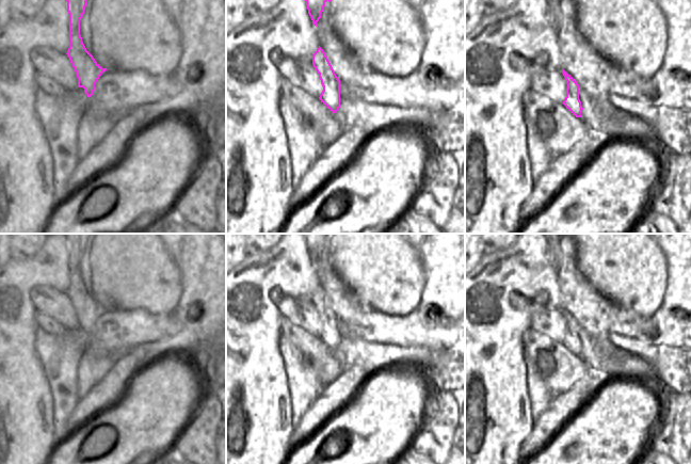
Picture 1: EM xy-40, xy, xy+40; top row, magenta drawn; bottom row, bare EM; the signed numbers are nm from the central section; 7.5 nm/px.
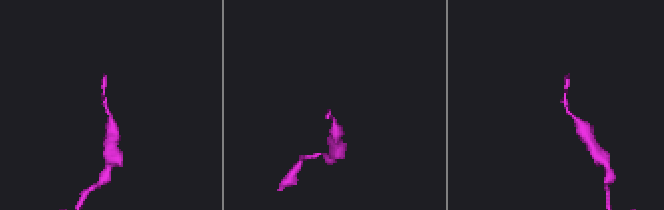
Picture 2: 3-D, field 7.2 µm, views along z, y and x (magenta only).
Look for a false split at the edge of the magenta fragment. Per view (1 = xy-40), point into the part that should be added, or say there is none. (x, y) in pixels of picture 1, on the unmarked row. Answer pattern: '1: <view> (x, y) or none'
1: none

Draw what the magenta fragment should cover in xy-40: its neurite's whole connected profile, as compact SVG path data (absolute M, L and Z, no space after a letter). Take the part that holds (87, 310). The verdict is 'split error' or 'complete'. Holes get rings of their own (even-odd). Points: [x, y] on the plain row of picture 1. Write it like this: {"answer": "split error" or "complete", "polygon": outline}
{"answer": "complete", "polygon": "M65 234L69 253L69 287L66 293L76 310L78 326L83 326L84 332L90 337L95 330L97 319L108 308L102 307L95 300L86 289L80 274L80 259L84 253L89 236L90 234Z"}

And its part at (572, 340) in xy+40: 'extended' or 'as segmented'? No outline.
as segmented

